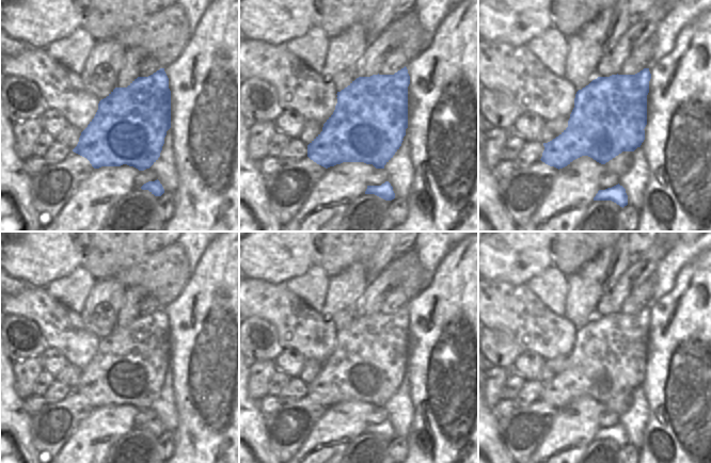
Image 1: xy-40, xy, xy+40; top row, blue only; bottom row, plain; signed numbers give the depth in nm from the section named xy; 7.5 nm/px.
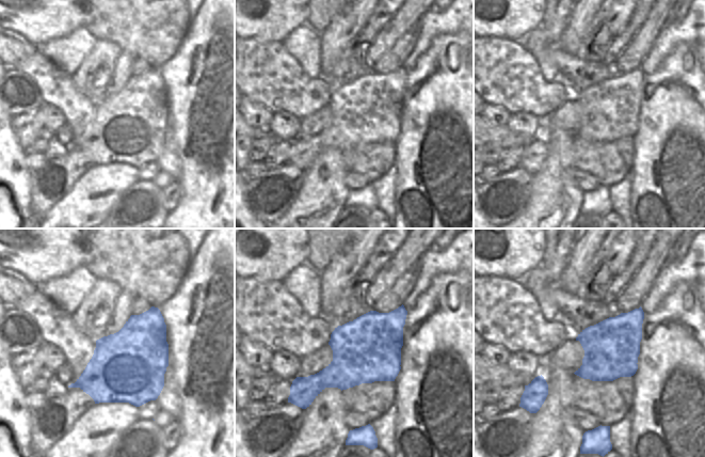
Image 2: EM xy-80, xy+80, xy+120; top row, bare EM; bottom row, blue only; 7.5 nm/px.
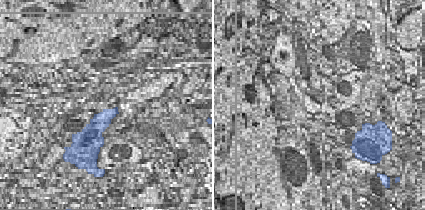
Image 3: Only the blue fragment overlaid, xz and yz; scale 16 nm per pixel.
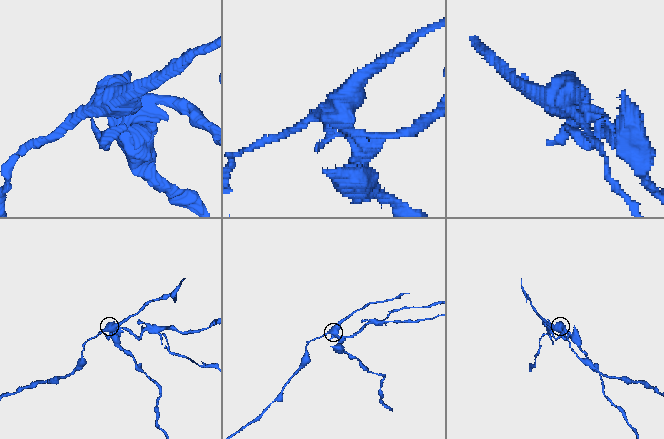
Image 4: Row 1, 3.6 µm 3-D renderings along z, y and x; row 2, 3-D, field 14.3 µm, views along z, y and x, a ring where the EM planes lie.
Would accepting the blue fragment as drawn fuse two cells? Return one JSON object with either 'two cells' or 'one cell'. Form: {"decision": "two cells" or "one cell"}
{"decision": "two cells"}

